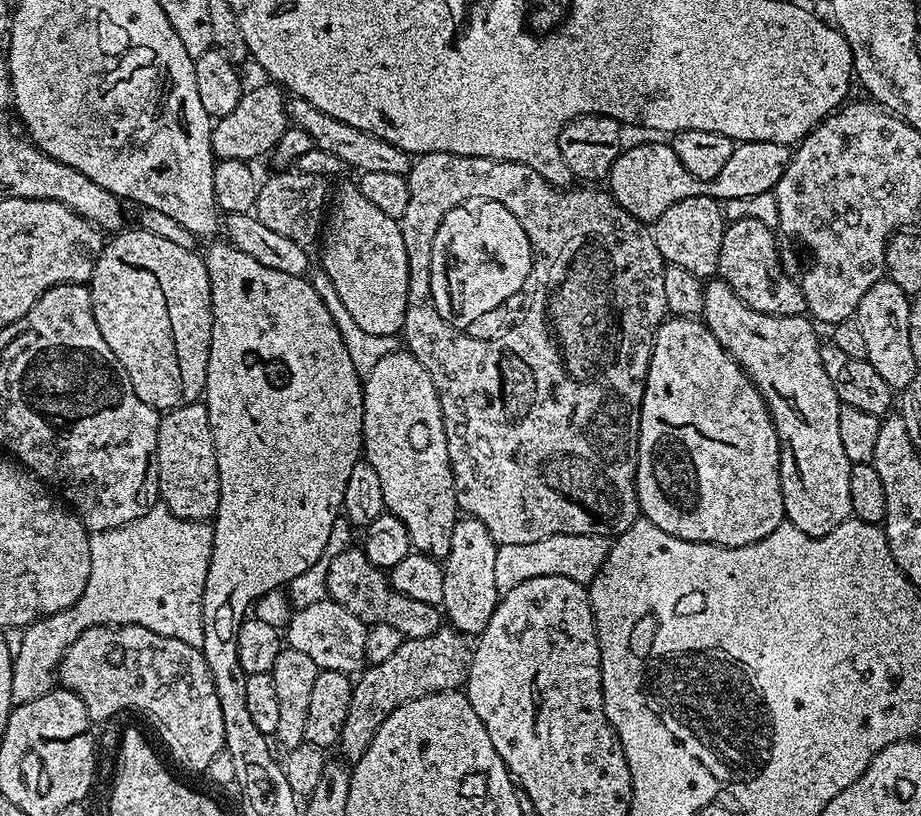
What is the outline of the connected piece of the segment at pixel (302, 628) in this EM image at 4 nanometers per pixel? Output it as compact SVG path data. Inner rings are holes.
M319 600L314 606L295 609L292 621L286 628L287 647L306 654L325 672L346 672L356 674L365 667L364 633L366 625L350 610L338 606L333 600Z

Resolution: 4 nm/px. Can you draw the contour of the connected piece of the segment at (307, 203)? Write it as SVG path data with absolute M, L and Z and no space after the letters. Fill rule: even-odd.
M276 170L268 181L260 184L260 189L256 195L256 207L254 215L257 220L262 222L267 229L274 230L275 233L282 234L285 238L303 246L311 246L322 236L322 225L326 220L326 201L330 196L330 184L327 179L318 174L306 174L297 170Z

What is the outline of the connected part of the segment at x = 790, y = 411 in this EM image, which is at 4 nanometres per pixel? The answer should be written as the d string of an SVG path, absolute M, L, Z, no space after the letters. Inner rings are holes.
M712 278L704 286L702 323L739 364L760 392L768 413L772 415L772 425L776 428L776 437L780 439L780 489L787 523L798 526L798 530L807 536L826 535L852 516L850 470L853 464L846 458L846 450L842 450L842 441L838 435L838 410L842 405L838 394L834 394L834 386L830 386L830 377L826 370L822 370L822 340L816 337L812 329L813 321L807 315L771 316L750 310L750 306L746 306L746 302L742 302L738 294L730 290L727 282Z

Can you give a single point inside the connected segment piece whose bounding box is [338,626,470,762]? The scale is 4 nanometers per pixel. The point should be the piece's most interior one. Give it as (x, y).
(438, 663)

